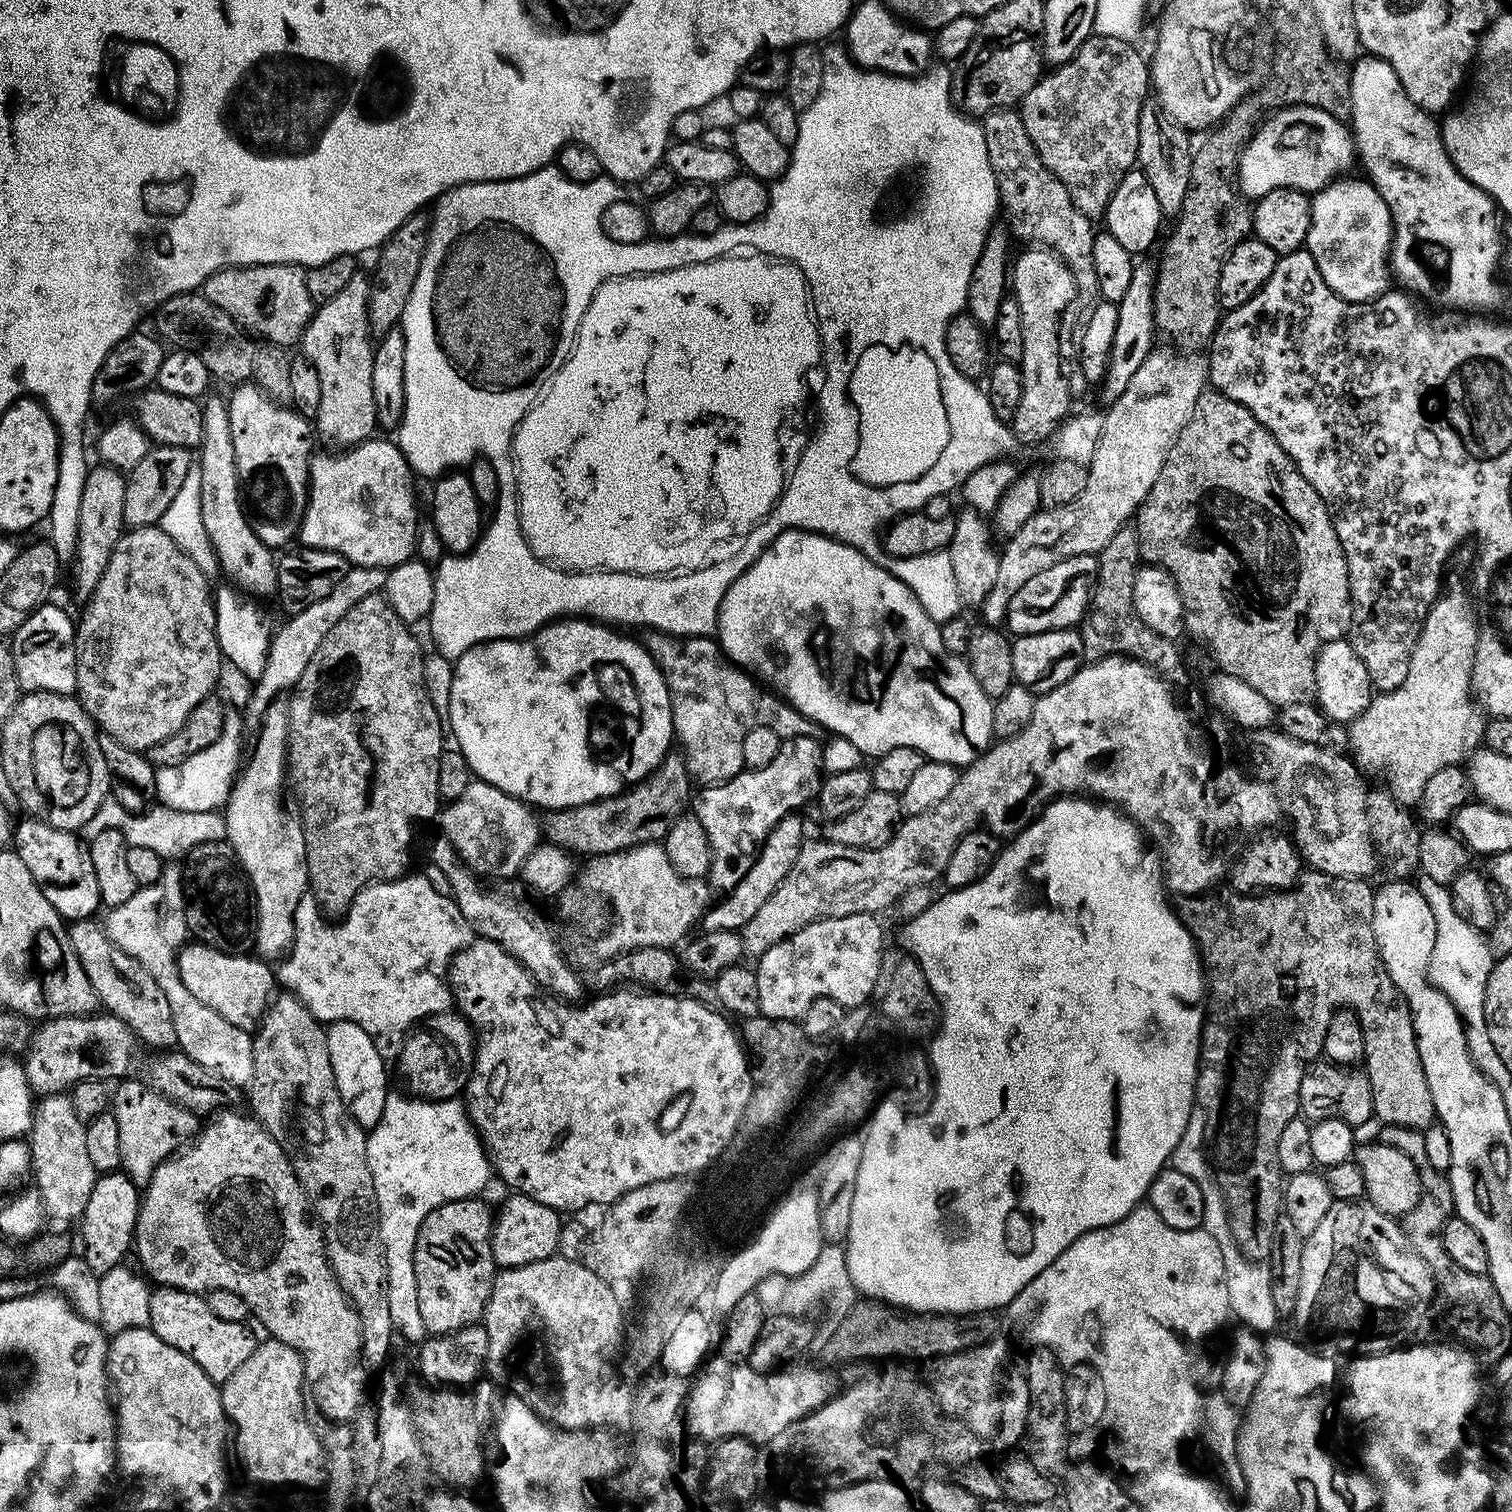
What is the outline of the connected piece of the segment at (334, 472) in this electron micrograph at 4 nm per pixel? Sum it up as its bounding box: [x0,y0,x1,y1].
[299,438,418,570]

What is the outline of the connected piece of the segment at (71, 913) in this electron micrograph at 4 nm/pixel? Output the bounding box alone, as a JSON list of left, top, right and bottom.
[14,822,101,921]

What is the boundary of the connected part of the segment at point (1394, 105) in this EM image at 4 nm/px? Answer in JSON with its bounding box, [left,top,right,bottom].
[1350,55,1504,314]

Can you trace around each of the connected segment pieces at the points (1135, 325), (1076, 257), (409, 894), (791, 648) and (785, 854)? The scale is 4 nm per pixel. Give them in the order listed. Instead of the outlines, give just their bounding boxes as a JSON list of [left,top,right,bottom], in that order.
[[1102,258,1157,401],[982,108,1098,290],[283,874,474,1058],[715,530,994,766],[702,814,806,931]]

